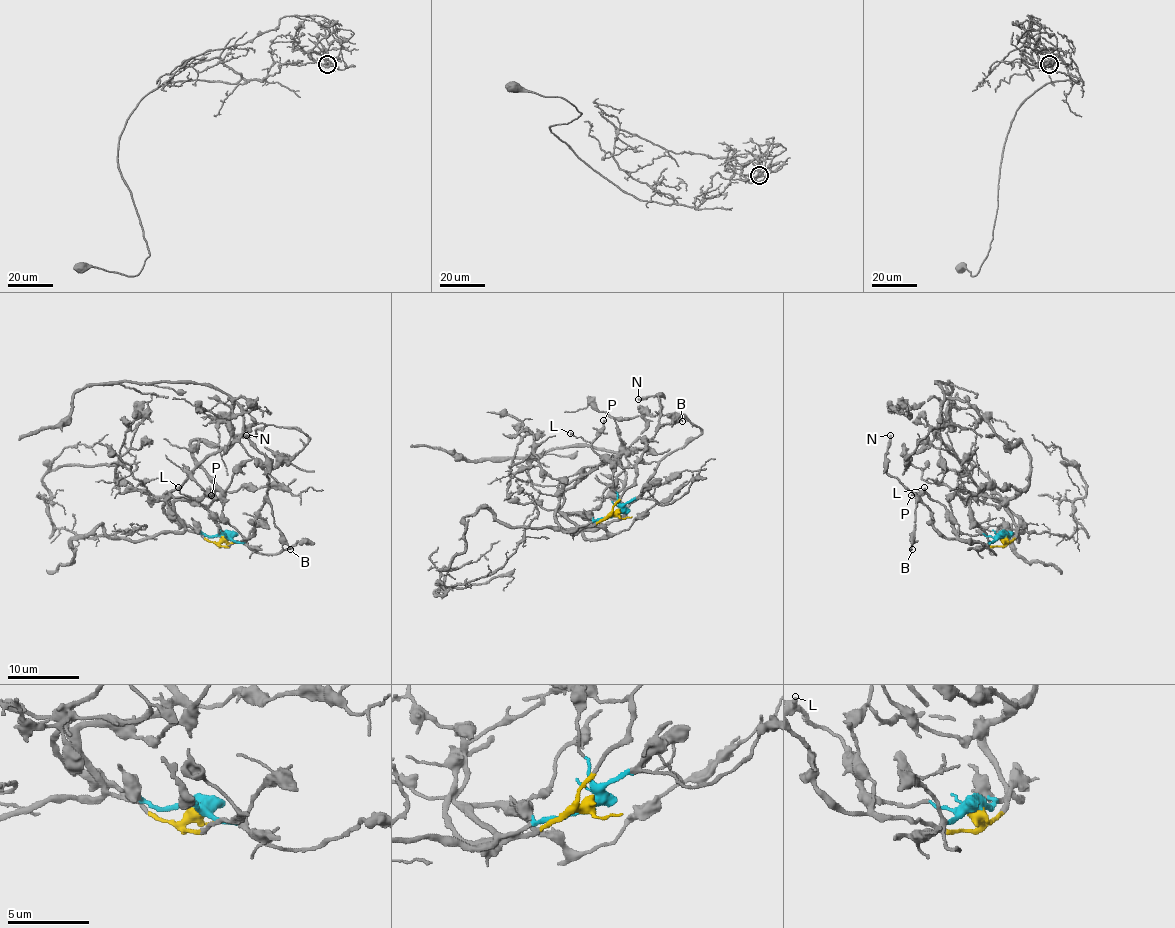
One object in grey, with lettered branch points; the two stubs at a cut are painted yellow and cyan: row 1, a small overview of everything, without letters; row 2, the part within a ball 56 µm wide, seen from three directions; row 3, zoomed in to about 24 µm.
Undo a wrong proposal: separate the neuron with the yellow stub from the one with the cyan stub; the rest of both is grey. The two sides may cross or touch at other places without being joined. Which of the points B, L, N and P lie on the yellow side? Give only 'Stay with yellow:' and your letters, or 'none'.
Stay with yellow: B, N

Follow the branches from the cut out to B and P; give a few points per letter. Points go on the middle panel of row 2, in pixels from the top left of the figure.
B: (616, 514), (613, 512), (613, 505), (634, 480), (645, 443), (665, 423), (682, 421)
P: (616, 514), (620, 503), (613, 487), (613, 469), (591, 446), (604, 419)

